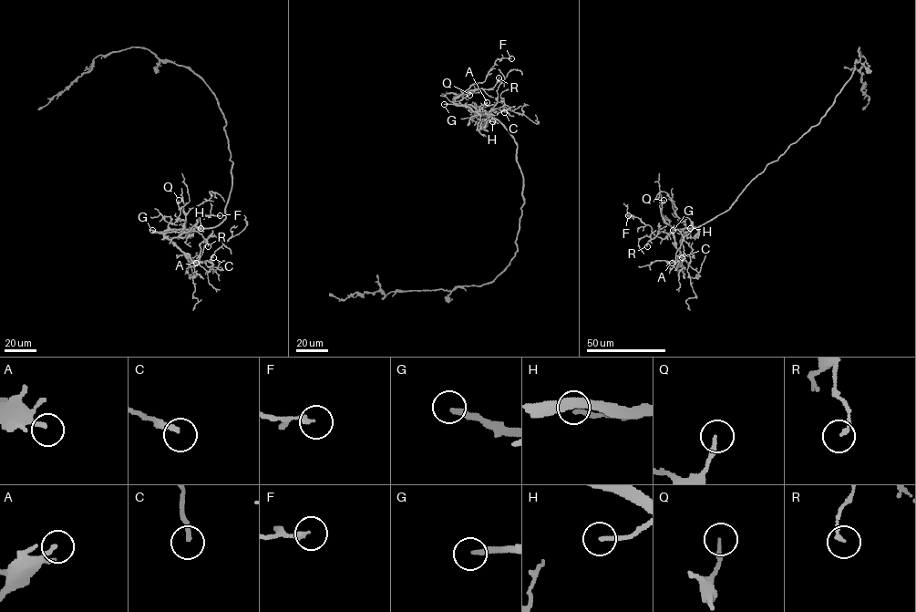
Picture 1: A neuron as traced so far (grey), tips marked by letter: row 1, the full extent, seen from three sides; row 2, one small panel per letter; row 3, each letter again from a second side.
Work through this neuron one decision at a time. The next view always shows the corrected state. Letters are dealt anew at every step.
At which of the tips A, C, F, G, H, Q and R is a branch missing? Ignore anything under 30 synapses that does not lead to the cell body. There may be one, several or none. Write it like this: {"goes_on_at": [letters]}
{"goes_on_at": ["G", "H"]}

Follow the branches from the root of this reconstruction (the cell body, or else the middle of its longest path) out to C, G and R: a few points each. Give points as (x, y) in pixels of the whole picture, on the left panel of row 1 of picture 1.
C: (230, 151), (231, 187), (224, 220), (214, 227), (164, 233), (193, 260), (203, 262), (213, 257)
G: (230, 151), (230, 160), (232, 162), (231, 187), (224, 220), (214, 227), (163, 232), (152, 230)
R: (230, 151), (231, 187), (224, 220), (214, 227), (163, 233), (196, 231), (208, 246)

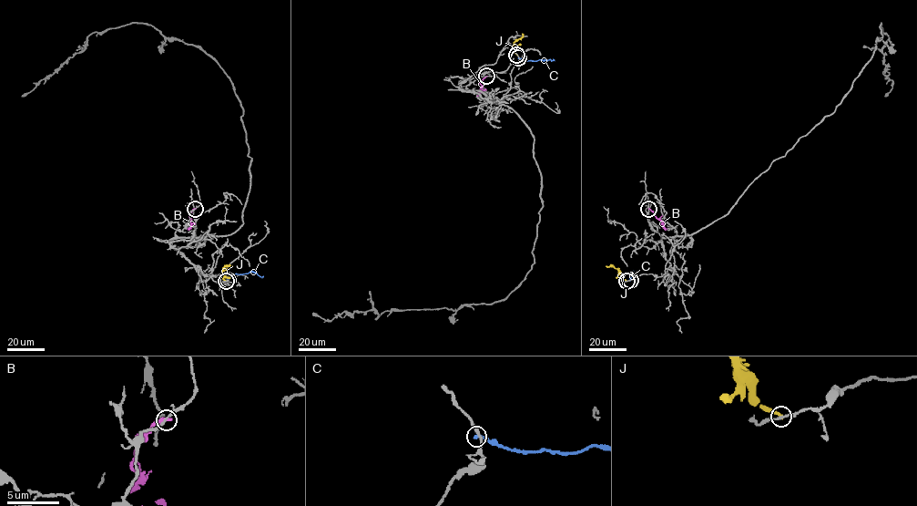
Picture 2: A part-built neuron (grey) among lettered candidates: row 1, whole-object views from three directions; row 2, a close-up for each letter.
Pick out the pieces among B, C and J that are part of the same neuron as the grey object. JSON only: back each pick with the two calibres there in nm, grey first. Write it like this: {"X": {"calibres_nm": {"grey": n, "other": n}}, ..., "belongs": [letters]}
{"belongs": []}

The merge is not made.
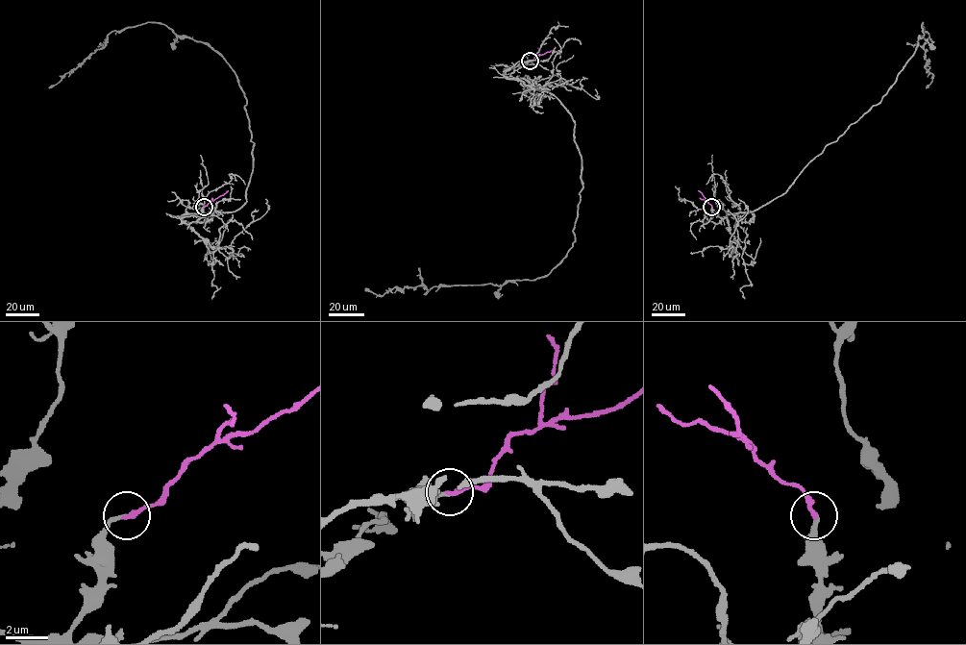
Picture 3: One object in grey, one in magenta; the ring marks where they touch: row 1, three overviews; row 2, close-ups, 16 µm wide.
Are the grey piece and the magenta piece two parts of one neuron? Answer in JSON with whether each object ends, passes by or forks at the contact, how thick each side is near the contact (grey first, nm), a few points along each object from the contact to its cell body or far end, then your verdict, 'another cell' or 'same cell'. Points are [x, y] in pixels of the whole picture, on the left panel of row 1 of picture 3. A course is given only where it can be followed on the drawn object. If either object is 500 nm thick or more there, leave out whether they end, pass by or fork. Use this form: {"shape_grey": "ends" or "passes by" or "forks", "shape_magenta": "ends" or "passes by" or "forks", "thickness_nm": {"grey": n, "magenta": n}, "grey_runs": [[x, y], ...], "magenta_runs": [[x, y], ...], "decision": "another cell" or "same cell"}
{"shape_grey": "ends", "shape_magenta": "ends", "thickness_nm": {"grey": 190, "magenta": 220}, "grey_runs": [[204, 207], [181, 218], [246, 202], [254, 144], [236, 76], [207, 44], [155, 22], [113, 30], [49, 87]], "magenta_runs": [[204, 207], [228, 190]], "decision": "same cell"}

